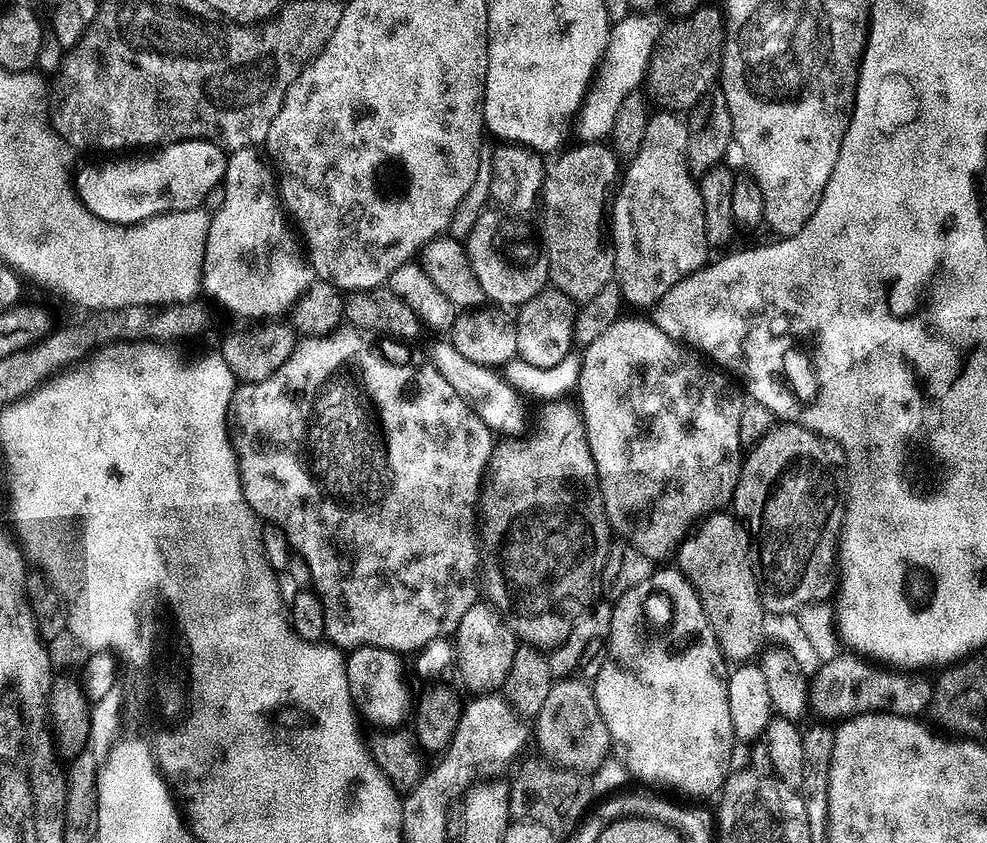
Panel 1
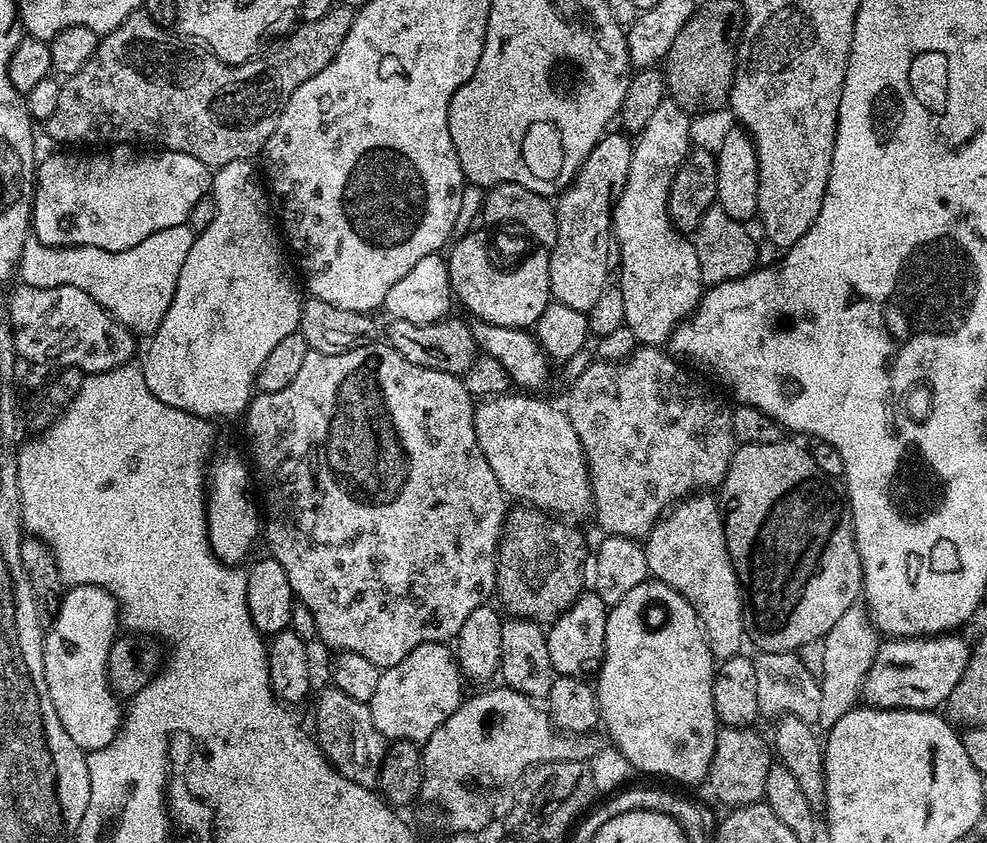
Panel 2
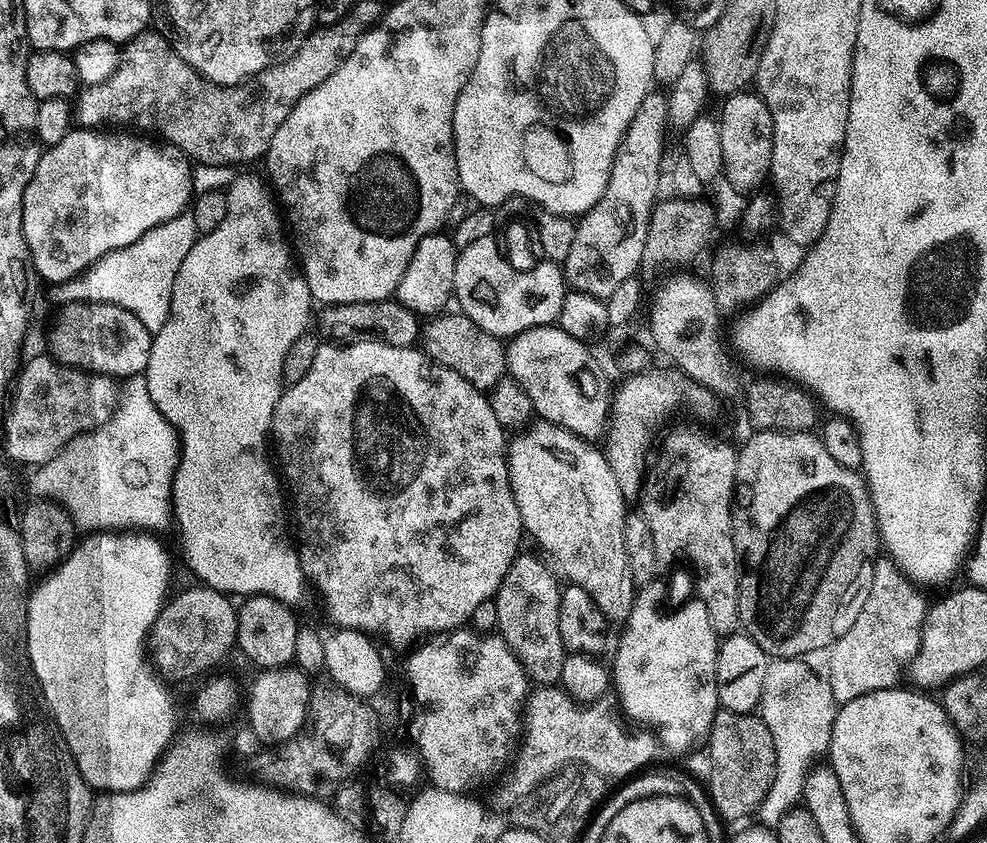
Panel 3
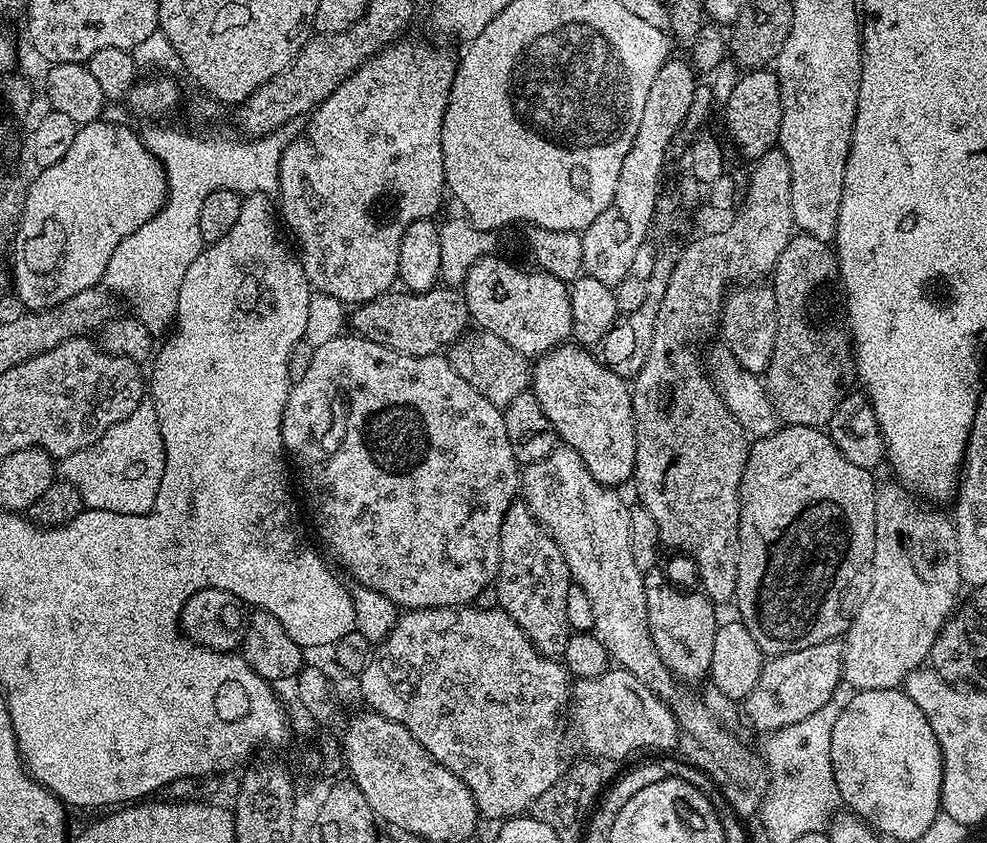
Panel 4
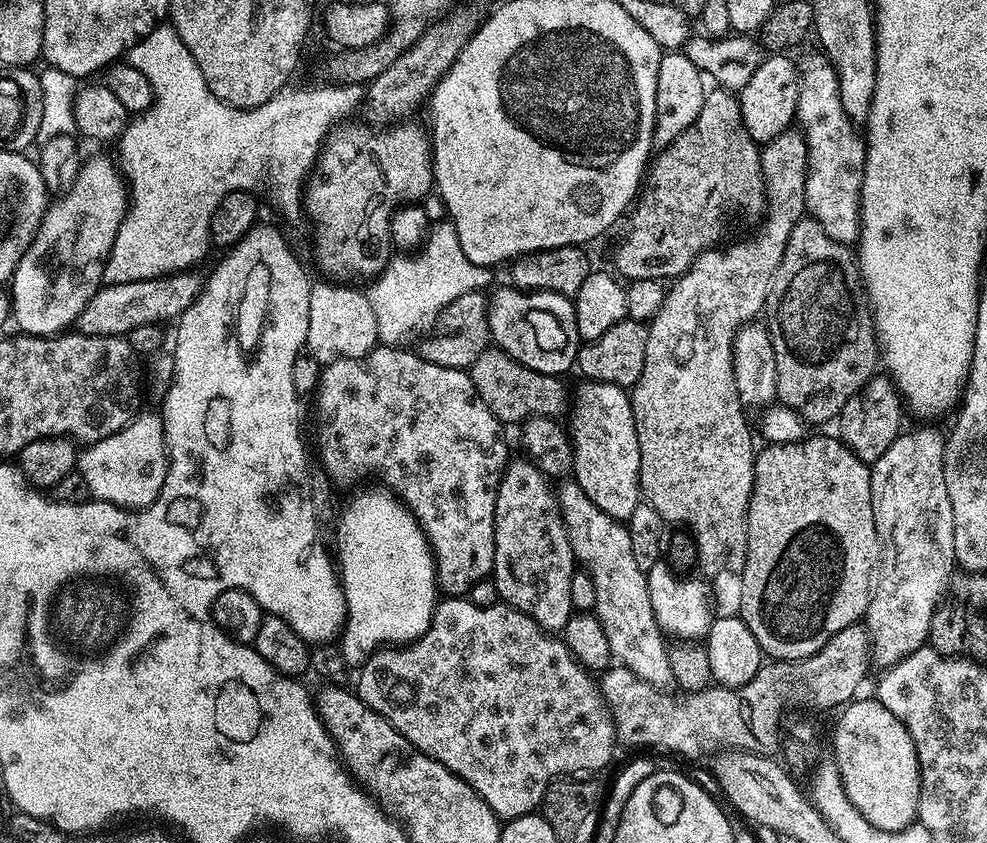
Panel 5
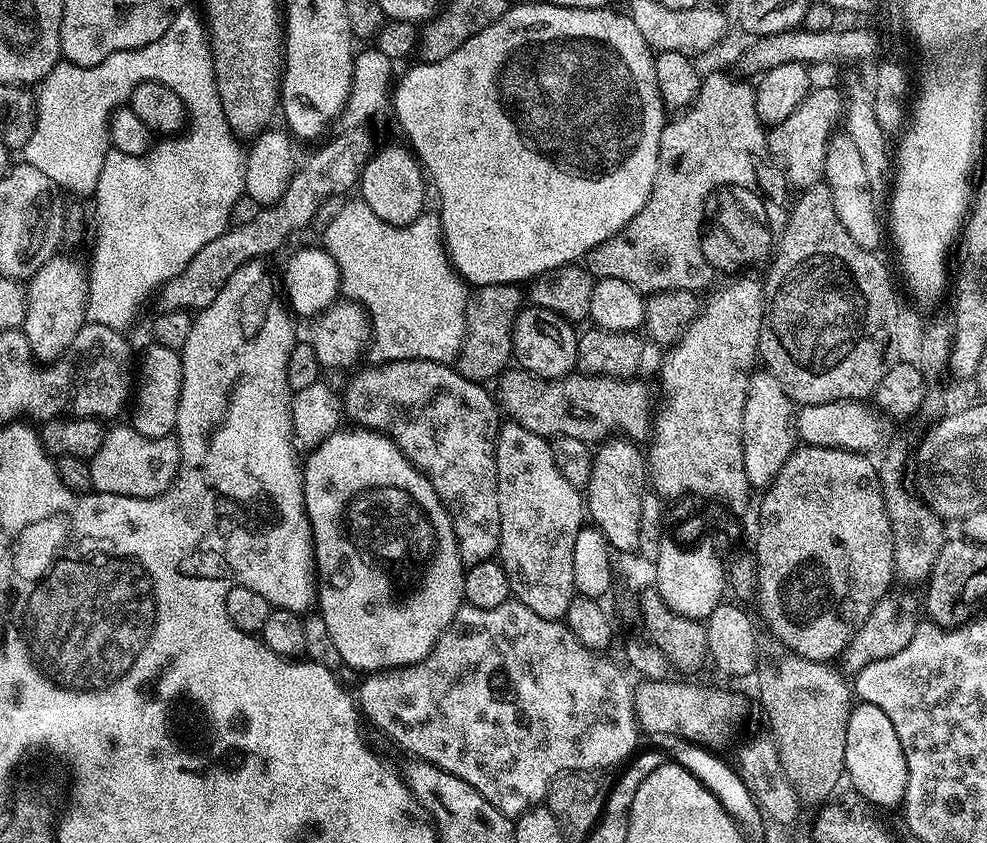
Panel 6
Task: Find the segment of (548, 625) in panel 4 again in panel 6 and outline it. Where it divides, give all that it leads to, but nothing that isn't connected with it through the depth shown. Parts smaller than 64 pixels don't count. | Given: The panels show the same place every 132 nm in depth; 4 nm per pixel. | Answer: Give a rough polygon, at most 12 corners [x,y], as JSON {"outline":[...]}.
{"outline":[[496,434],[498,559],[512,596],[563,621],[581,489],[545,437]]}

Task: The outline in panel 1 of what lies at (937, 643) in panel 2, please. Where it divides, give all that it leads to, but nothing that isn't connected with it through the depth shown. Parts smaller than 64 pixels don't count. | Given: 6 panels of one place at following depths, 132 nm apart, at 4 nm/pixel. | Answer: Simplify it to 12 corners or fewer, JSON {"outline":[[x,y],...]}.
{"outline":[[859,654],[821,663],[808,690],[828,722],[919,717],[933,681]]}

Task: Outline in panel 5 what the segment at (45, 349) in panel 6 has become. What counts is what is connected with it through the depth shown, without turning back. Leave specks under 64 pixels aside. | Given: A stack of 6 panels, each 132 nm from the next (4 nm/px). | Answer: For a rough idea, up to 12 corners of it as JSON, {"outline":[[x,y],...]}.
{"outline":[[83,161],[10,281],[25,336],[71,329],[127,207],[117,165]]}

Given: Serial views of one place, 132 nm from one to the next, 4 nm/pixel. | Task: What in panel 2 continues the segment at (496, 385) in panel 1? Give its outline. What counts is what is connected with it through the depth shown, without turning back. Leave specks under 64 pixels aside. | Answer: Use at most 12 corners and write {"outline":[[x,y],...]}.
{"outline":[[535,395],[475,405],[509,497],[565,517],[594,503],[567,415]]}

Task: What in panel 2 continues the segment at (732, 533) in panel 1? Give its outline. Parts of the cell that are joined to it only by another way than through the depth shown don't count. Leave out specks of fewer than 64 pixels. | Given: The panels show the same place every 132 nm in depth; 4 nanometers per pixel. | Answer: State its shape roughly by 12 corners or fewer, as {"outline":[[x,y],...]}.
{"outline":[[712,494],[652,527],[648,571],[692,603],[713,657],[744,644],[746,588]]}

